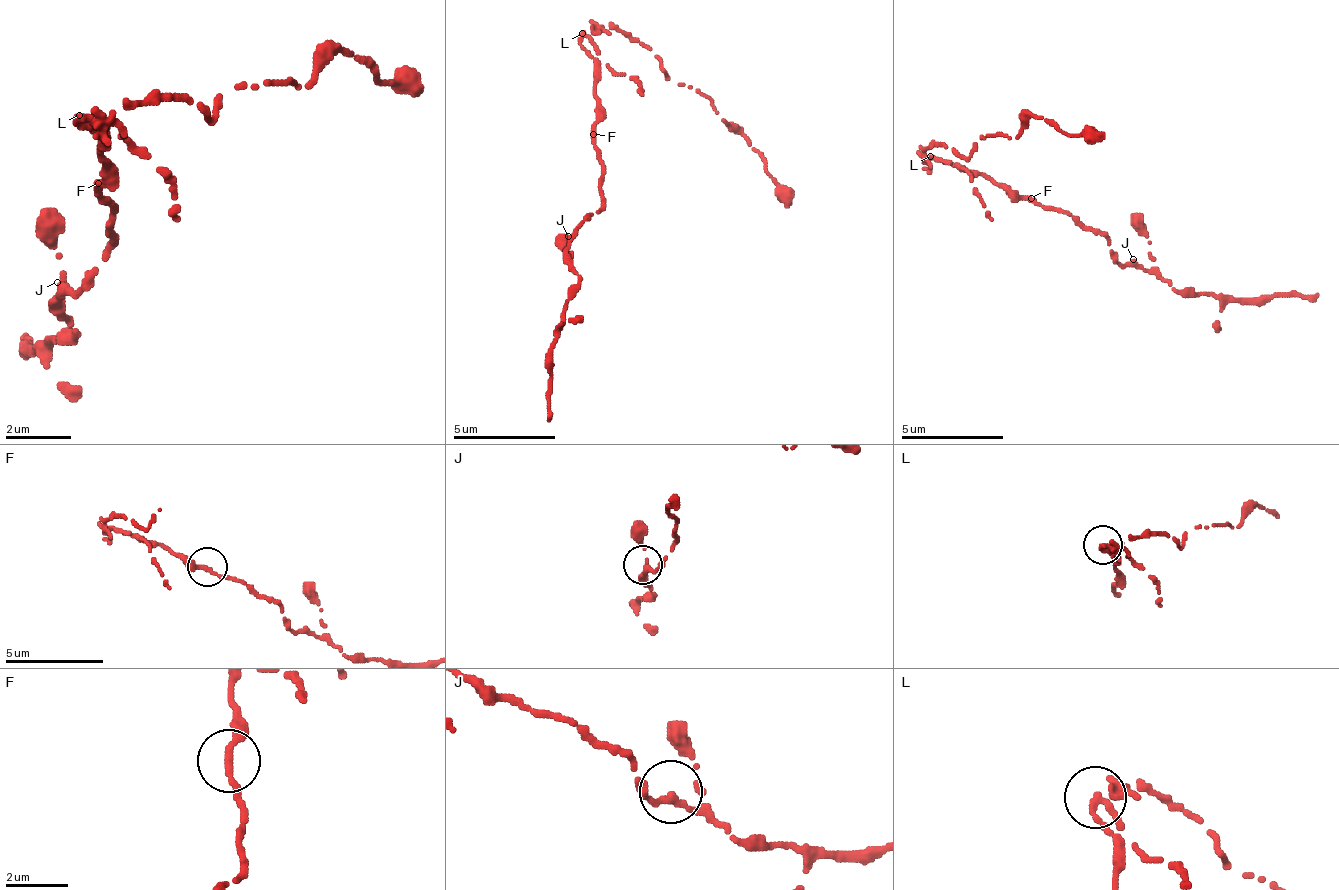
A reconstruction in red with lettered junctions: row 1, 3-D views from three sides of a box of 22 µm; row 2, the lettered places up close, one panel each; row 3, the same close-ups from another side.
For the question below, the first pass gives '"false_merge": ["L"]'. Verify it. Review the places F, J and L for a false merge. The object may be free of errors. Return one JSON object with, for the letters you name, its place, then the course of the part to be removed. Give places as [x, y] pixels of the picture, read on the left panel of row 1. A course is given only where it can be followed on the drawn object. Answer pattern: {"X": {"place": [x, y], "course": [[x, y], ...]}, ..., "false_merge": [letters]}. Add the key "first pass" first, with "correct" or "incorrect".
{"first pass": "correct", "L": {"place": [79, 115], "course": [[81, 117], [172, 101], [205, 117], [238, 84], [304, 84], [337, 51], [386, 84], [419, 84]]}, "false_merge": ["L"]}

